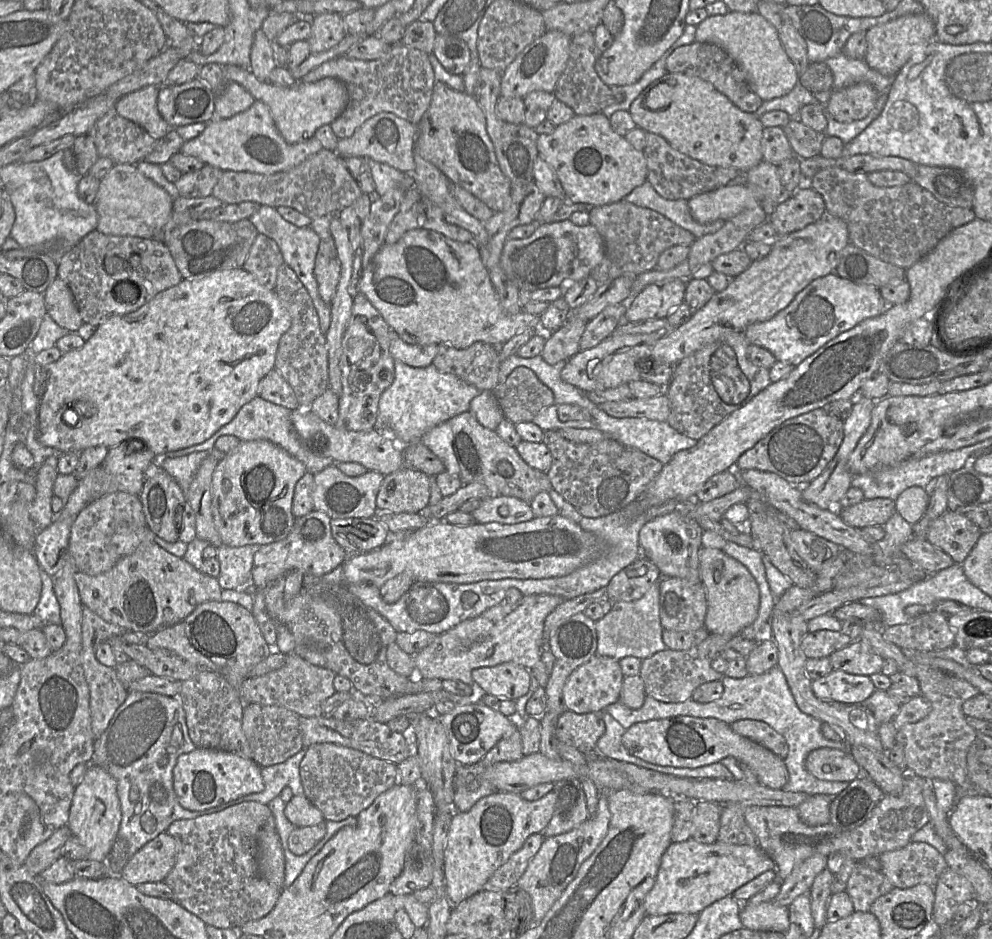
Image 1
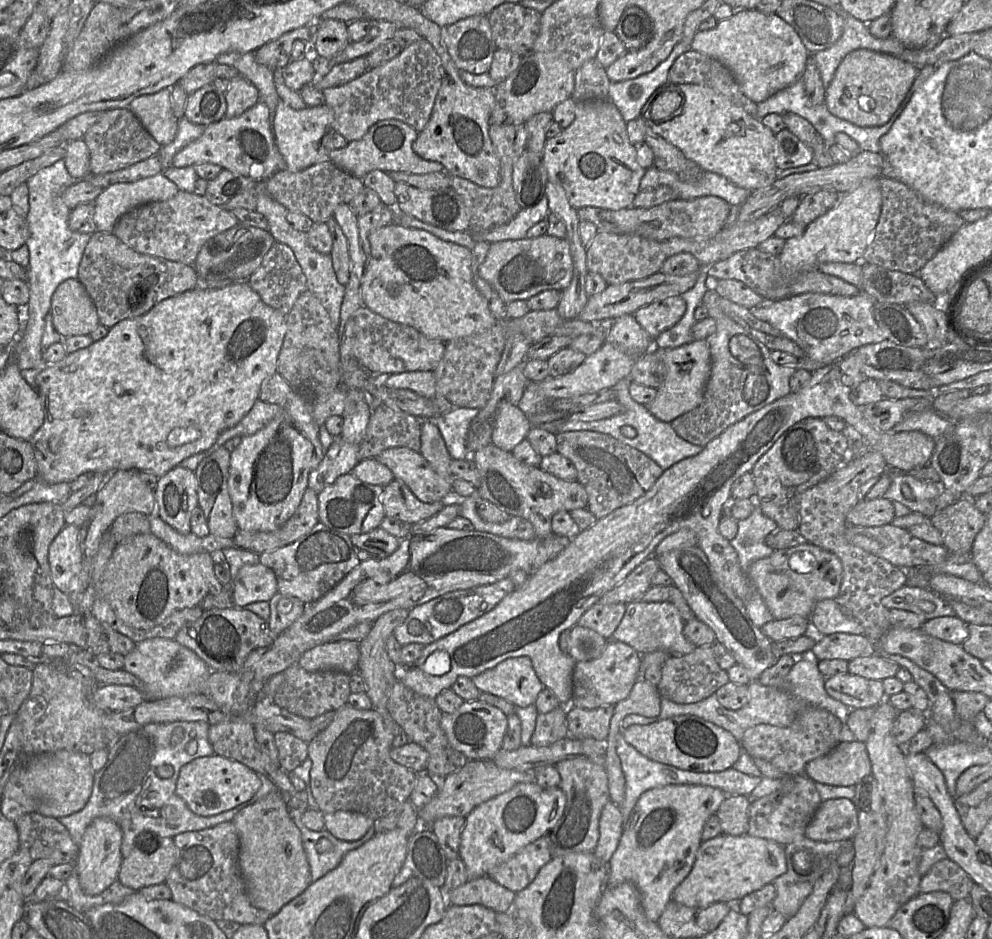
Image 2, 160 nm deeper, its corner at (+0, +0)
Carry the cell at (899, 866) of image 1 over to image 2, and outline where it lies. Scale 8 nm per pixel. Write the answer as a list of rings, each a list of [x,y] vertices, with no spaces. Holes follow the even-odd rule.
[[[949,858],[942,859],[921,875],[920,893],[942,891],[948,893],[954,900],[969,901],[970,891],[974,881],[955,862]]]

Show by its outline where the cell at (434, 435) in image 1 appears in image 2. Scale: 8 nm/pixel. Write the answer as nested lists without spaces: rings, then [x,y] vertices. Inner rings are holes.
[[[454,407],[443,415],[431,419],[439,428],[448,452],[455,460],[469,459],[468,431],[480,409]]]

